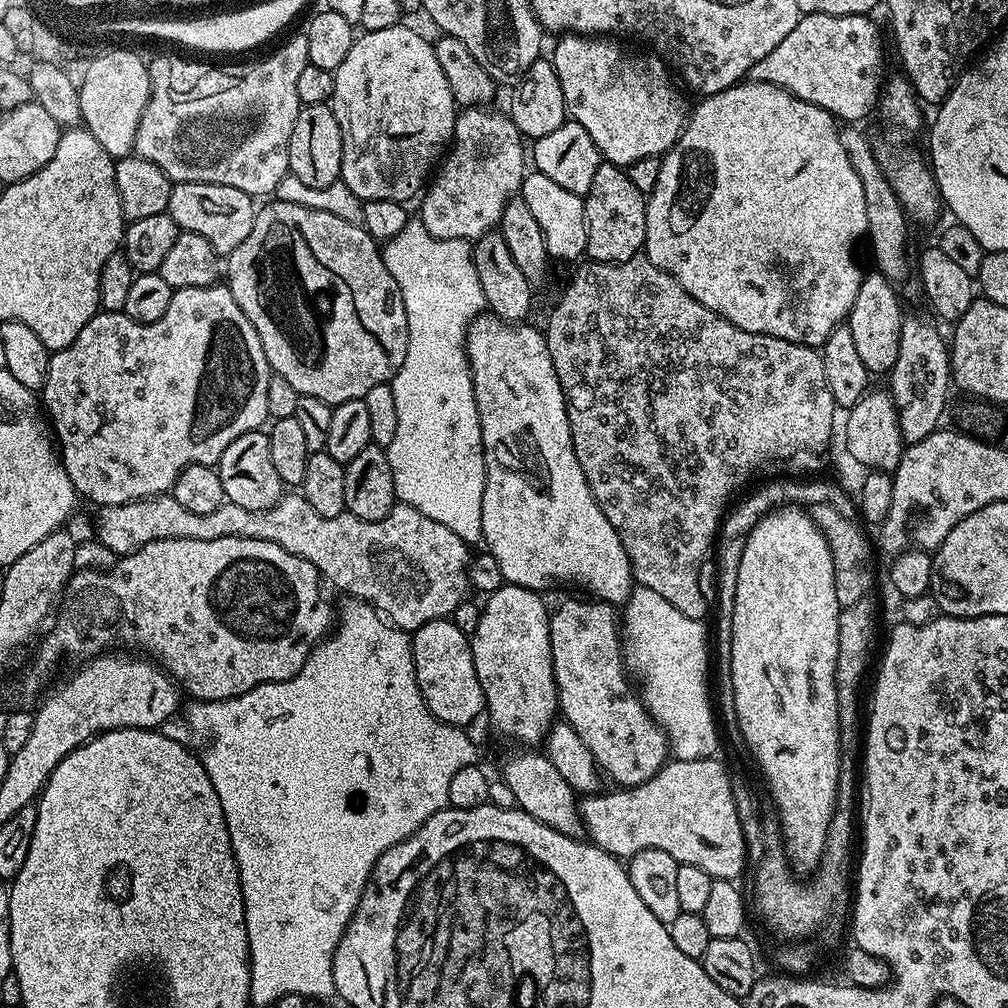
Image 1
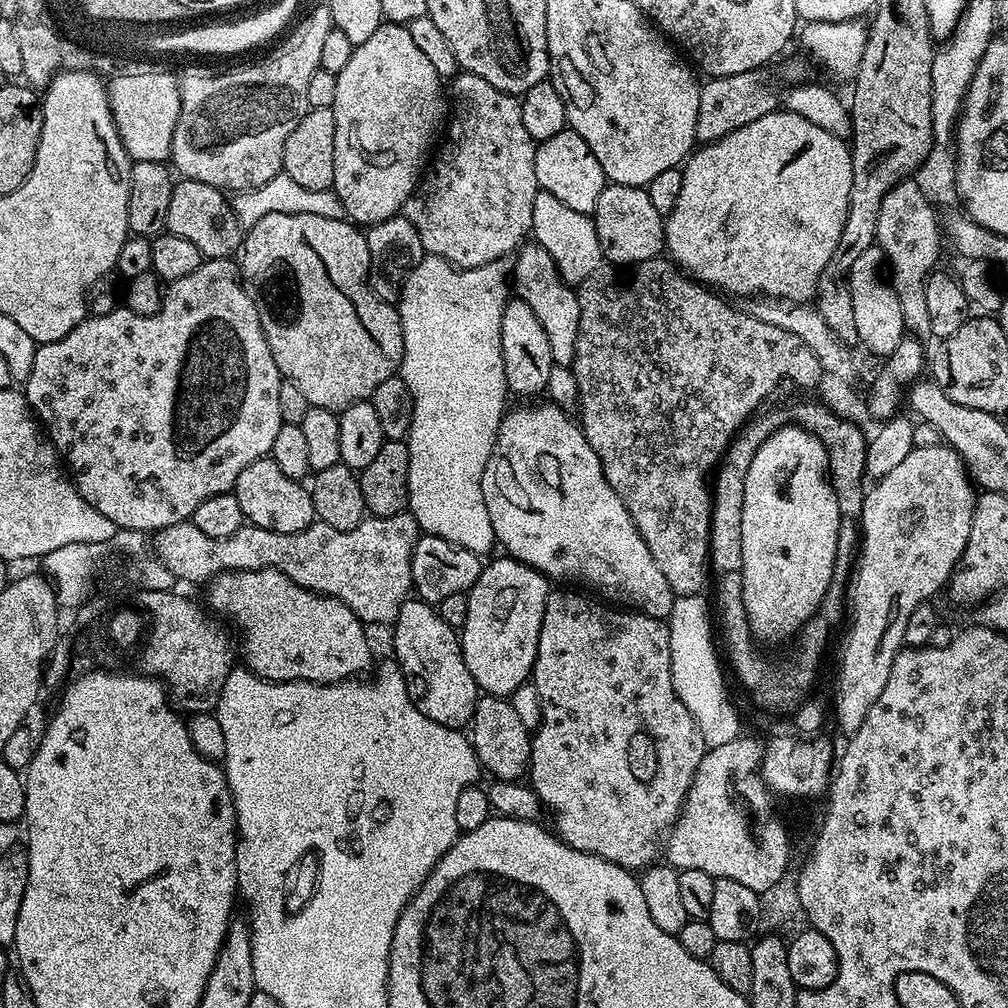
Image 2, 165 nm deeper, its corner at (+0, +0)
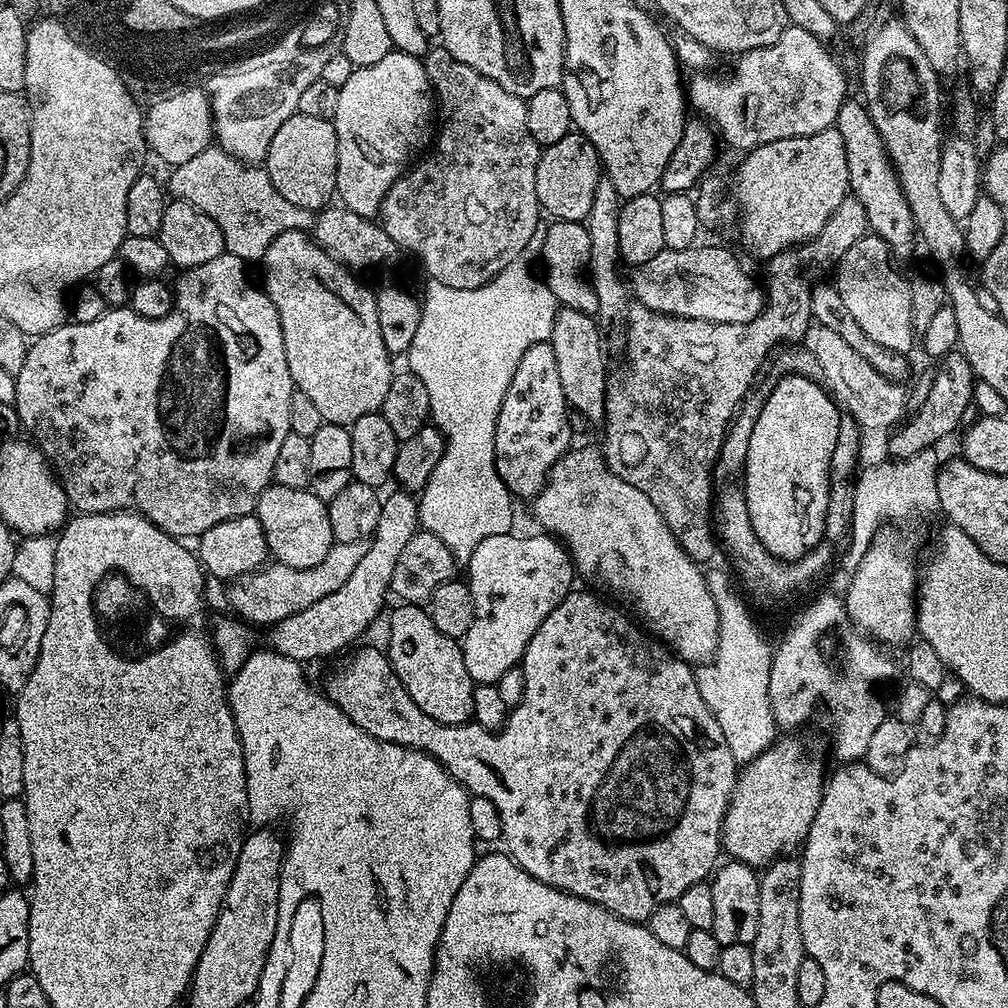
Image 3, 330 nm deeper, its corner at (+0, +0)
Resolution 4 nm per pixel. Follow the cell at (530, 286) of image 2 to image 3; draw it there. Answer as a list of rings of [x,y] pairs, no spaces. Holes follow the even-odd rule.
[[[561,307],[554,318],[551,345],[554,362],[558,362],[558,379],[562,381],[562,394],[573,413],[581,412],[590,423],[599,425],[604,419],[604,399],[608,389],[610,369],[604,365],[604,352],[600,349],[601,325],[591,315]]]

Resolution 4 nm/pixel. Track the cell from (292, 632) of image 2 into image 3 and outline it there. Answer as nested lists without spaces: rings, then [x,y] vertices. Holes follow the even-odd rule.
[[[568,592],[566,598],[562,598],[562,602],[558,602],[558,606],[550,610],[550,614],[546,614],[542,626],[534,630],[534,638],[530,638],[522,661],[526,678],[524,697],[522,702],[518,702],[509,711],[504,727],[496,731],[475,722],[440,724],[430,718],[430,714],[418,710],[414,698],[410,698],[406,686],[402,686],[394,666],[381,649],[379,652],[376,648],[357,647],[357,652],[329,678],[326,695],[343,710],[350,722],[366,730],[366,734],[391,744],[401,744],[404,748],[429,752],[472,796],[481,796],[494,802],[494,808],[498,810],[502,822],[500,835],[503,847],[517,866],[526,870],[526,874],[538,878],[543,884],[549,884],[551,888],[601,904],[622,920],[644,922],[659,904],[679,901],[681,894],[690,890],[690,886],[707,881],[717,867],[721,859],[719,856],[722,856],[720,835],[724,829],[726,810],[736,788],[738,761],[730,746],[726,746],[726,734],[722,734],[722,726],[718,726],[714,714],[706,706],[698,690],[693,665],[673,654],[639,623],[636,624],[631,624],[618,609],[611,608],[592,592]]]

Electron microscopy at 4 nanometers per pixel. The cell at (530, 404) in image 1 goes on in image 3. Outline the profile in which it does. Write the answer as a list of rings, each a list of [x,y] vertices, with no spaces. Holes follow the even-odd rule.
[[[576,446],[565,452],[548,472],[548,483],[534,497],[530,507],[533,518],[544,527],[541,529],[555,536],[568,549],[572,567],[579,575],[581,572],[586,579],[601,584],[606,591],[613,592],[634,611],[640,612],[639,619],[646,625],[647,631],[680,659],[687,660],[693,666],[711,661],[720,631],[716,603],[708,589],[707,575],[697,561],[691,560],[681,550],[680,543],[674,538],[670,526],[666,526],[662,514],[658,514],[654,502],[650,502],[642,490],[634,490],[630,482],[622,482],[618,474],[609,470],[599,447]]]

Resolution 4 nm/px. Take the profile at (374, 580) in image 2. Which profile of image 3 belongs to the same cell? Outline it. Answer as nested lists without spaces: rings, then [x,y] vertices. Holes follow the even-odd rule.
[[[363,540],[333,543],[326,558],[322,558],[318,566],[309,568],[295,568],[279,562],[265,563],[255,572],[247,572],[227,585],[228,604],[239,619],[253,625],[271,626],[277,620],[298,614],[298,610],[306,610],[306,606],[314,606],[314,602],[326,598],[326,594],[334,594],[334,590],[338,590],[338,586],[342,586],[342,582],[354,574],[354,566],[358,566],[367,549],[367,543]]]

